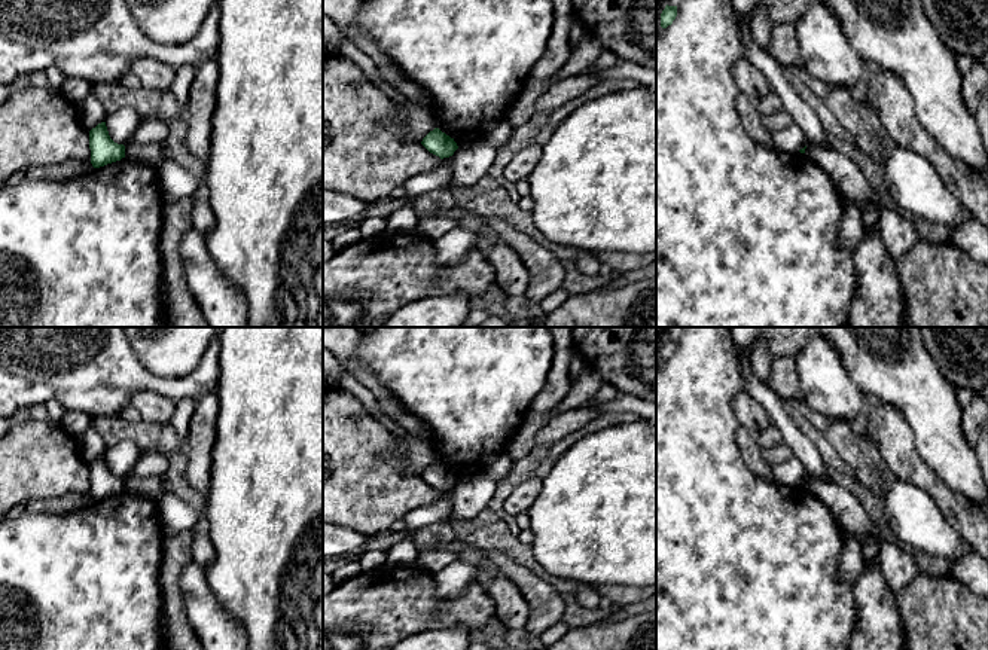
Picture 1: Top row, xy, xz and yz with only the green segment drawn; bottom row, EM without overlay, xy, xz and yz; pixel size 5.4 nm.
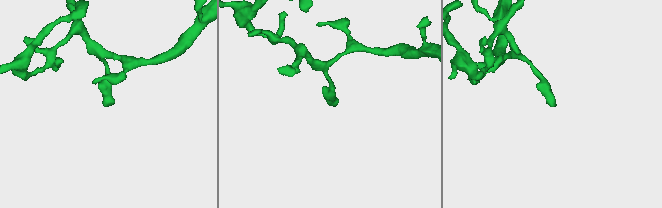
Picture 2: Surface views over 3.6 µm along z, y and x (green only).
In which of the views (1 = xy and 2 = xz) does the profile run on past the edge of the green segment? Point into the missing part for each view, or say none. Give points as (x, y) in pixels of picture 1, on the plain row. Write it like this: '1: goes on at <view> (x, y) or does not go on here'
1: does not go on here
2: does not go on here

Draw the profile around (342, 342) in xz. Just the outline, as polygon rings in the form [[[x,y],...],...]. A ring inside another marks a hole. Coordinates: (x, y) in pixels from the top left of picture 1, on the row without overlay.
[[[323,327],[323,348],[329,350],[350,370],[356,379],[372,391],[382,411],[399,422],[409,434],[430,440],[433,431],[382,385],[382,382],[363,364],[356,351],[362,332],[356,327]]]

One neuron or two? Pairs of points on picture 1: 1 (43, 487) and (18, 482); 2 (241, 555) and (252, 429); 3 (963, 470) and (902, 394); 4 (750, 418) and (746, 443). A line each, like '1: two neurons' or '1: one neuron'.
1: one neuron
2: one neuron
3: one neuron
4: two neurons

